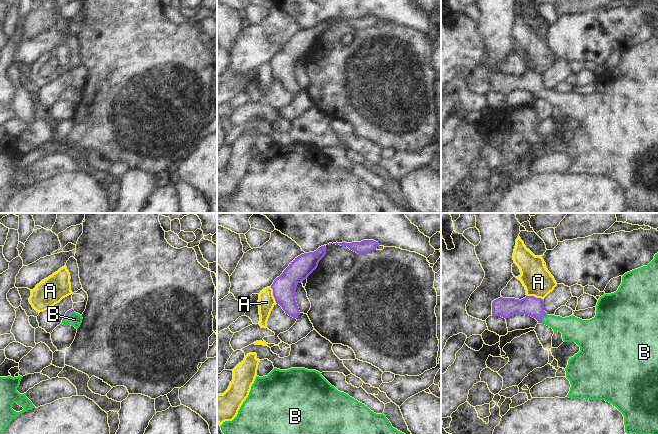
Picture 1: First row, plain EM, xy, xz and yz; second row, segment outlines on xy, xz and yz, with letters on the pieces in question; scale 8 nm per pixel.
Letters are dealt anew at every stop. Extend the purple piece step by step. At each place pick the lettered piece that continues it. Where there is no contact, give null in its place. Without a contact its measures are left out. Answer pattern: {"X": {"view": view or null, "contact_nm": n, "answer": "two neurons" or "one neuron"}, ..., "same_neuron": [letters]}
{"A": {"view": "xz", "contact_nm": 150, "answer": "two neurons"}, "B": {"view": "yz", "contact_nm": 80, "answer": "one neuron"}, "same_neuron": ["B"]}

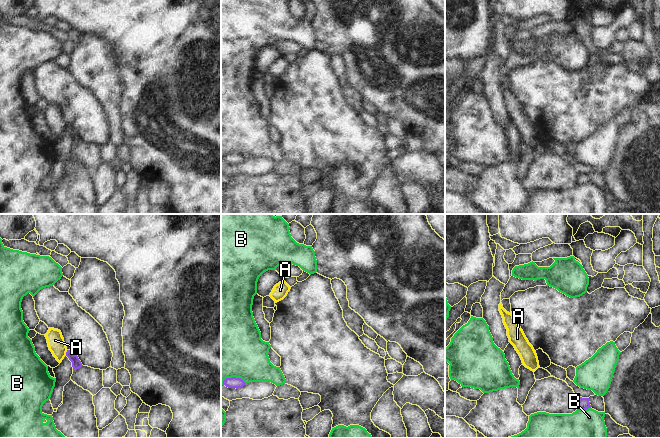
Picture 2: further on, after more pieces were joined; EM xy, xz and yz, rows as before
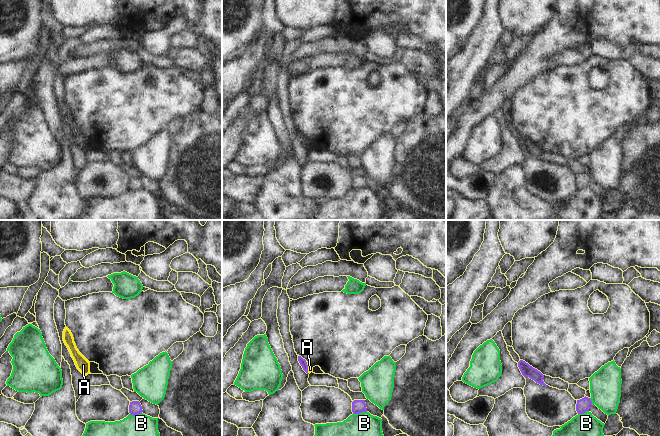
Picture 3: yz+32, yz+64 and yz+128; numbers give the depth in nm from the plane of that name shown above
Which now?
{"A": {"view": "xy", "contact_nm": 50, "answer": "two neurons"}, "B": {"view": "yz", "contact_nm": 110, "answer": "two neurons"}, "same_neuron": []}

